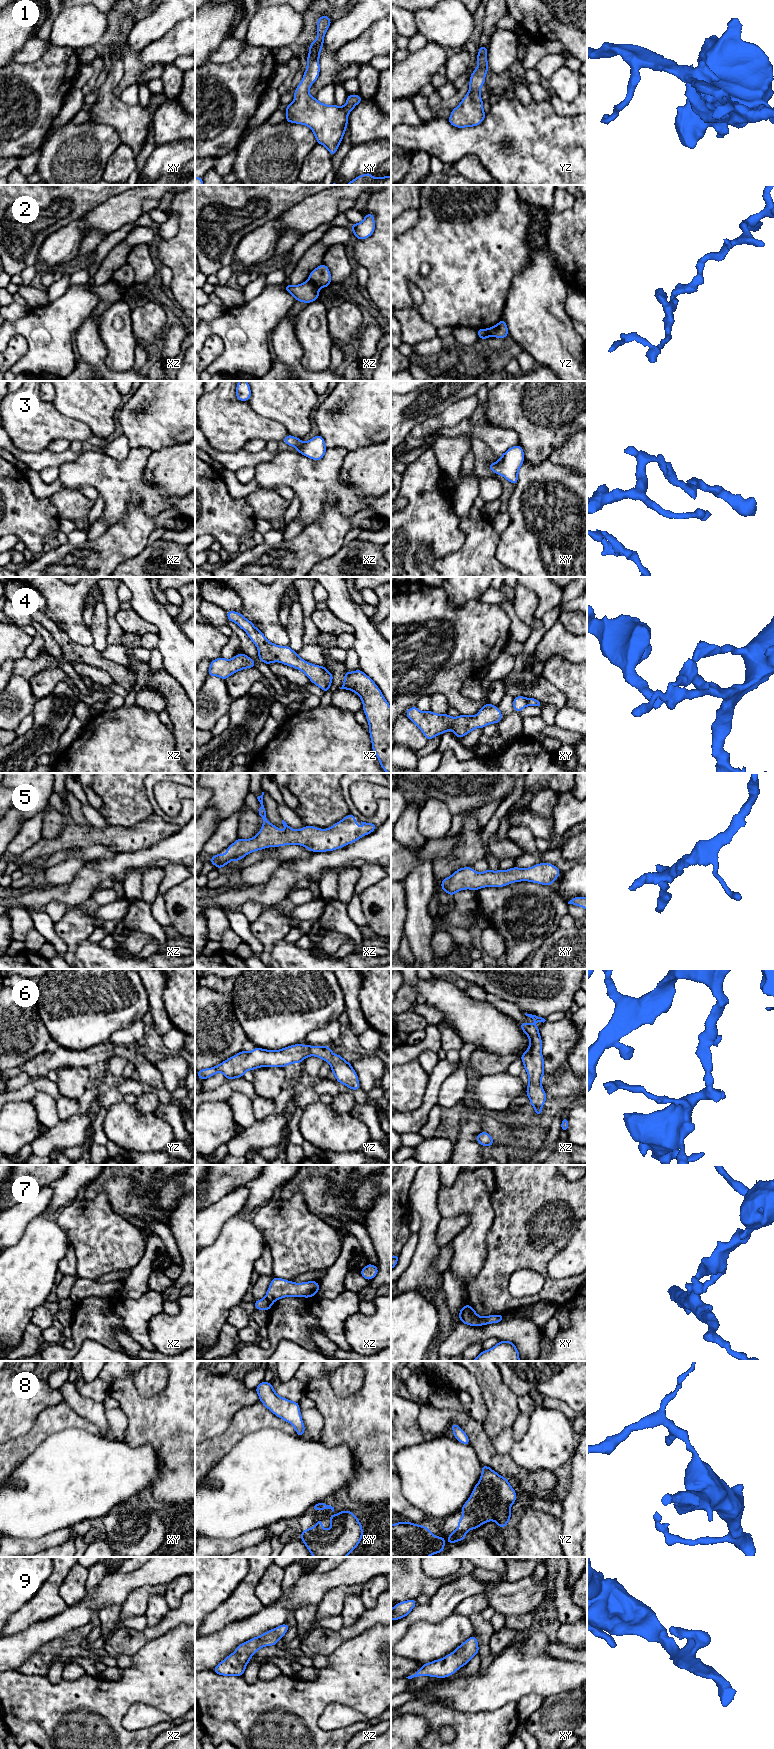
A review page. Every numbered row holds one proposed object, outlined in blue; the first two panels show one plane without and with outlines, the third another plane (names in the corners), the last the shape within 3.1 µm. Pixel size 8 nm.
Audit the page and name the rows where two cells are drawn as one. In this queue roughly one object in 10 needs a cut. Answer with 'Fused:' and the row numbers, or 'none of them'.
Fused: 2, 7

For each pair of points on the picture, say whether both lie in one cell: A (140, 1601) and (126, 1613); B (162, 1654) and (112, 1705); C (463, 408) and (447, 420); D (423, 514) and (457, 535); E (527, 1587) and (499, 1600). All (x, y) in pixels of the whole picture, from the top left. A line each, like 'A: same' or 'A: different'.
A: same
B: same
C: same
D: same
E: same

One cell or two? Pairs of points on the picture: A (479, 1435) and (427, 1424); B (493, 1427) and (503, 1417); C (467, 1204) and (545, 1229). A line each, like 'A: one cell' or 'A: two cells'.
A: one cell
B: one cell
C: two cells

